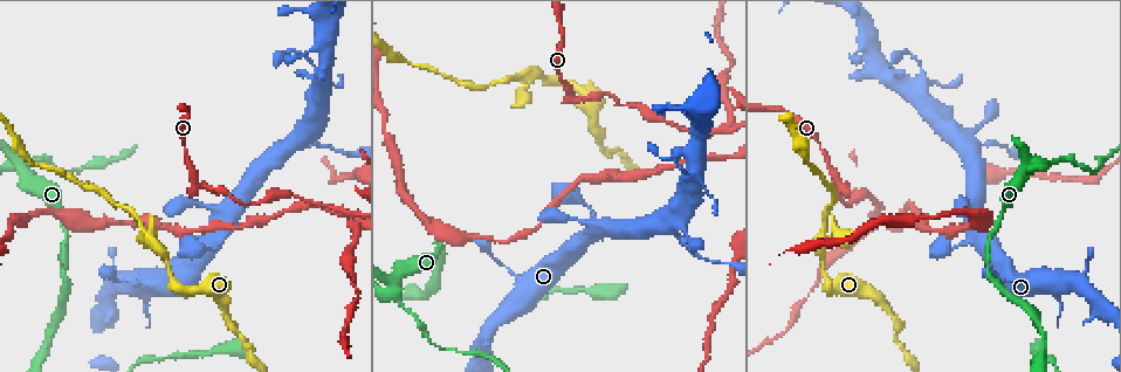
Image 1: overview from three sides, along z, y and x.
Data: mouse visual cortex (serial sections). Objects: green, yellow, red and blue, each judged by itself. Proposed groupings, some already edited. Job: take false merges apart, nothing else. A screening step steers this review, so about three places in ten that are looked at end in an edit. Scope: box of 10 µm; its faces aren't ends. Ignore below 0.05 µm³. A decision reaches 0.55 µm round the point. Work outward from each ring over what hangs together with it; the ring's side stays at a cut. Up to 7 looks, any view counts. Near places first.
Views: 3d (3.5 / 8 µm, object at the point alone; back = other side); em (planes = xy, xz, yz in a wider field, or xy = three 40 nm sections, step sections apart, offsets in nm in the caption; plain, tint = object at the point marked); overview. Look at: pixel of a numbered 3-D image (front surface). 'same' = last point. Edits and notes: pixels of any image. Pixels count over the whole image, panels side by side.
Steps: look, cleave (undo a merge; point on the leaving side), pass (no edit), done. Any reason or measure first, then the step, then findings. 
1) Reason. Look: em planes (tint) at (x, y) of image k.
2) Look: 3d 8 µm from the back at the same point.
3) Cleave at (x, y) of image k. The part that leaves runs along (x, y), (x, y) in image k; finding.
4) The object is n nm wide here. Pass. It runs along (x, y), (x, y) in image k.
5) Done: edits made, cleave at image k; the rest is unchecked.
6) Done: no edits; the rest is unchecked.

A fork. Look: 3d 8 µm at (152, 246) of image 1.

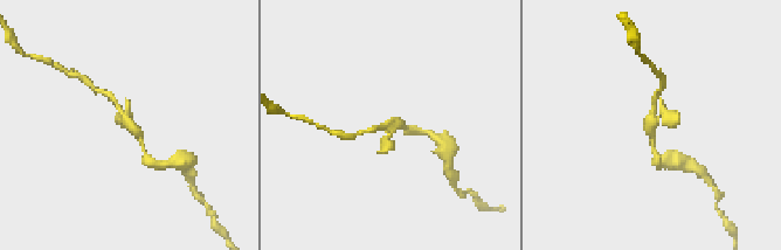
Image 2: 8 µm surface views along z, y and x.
Look: 3d 3.5 µm at the same point.

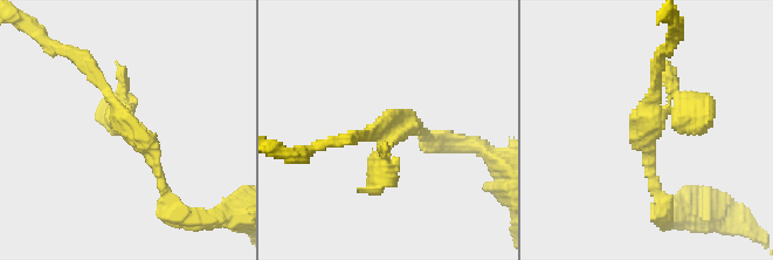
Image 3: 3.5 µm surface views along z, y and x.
Look: em xy step 5 (tint) at (387, 132) of image 3.

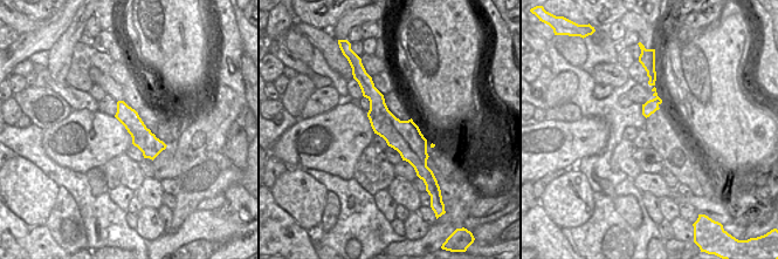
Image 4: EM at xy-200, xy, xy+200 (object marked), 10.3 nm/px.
Pass. It runs along (364, 86), (419, 170) in image 4; continuous, no second cell.

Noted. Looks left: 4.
Sharp bend. Look: 3d 3.5 µm at (194, 188) of image 1.

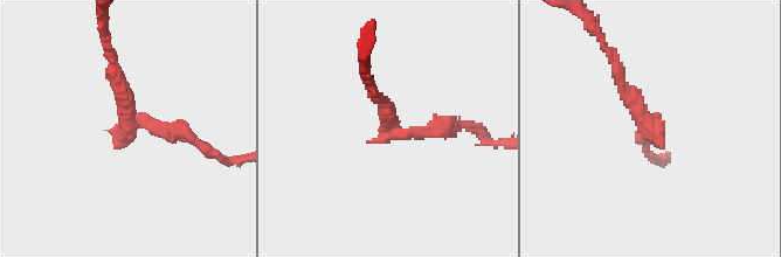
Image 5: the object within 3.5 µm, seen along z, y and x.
The arms are 200, 200 nm wide. Look: em xy step 3 (tint) at (129, 125) of image 5.

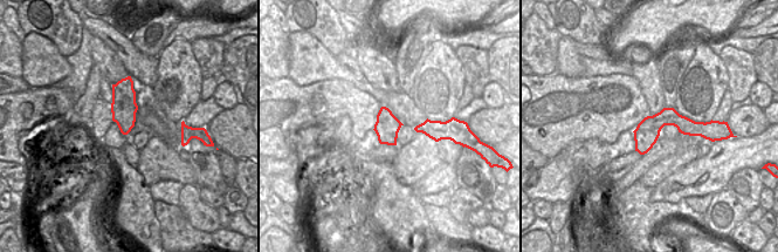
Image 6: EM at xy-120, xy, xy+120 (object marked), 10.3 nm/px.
The object is 260 nm wide here. Cleave at (442, 125) of image 5. A border runs along (637, 128), (655, 129), (659, 133) in image 6; a second cell is stuck on.

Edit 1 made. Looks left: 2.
Calibre changes. Look: 3d 8 µm at (689, 249) of image 1.

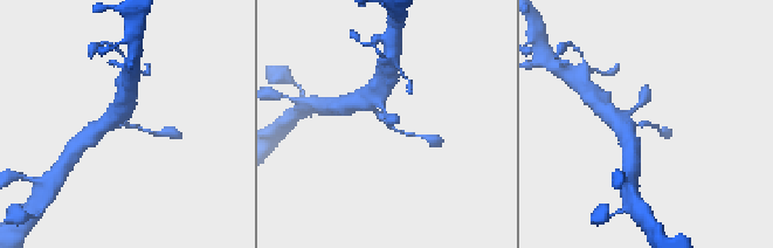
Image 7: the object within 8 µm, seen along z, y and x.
The arms are 100, 350 nm wide. Look: em xy step 1 (tint) at the same point.

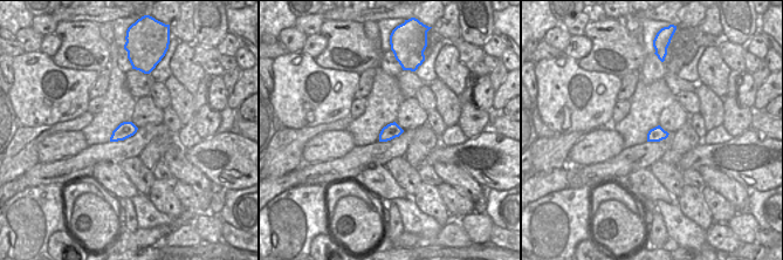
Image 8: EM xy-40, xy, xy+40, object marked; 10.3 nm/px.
The object is 160 nm wide here. Pass. It runs along (361, 98), (391, 128), (416, 135) in image 7; continuous, no second cell.

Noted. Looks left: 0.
Done: edits made, cleave at image 5; the rest is unchecked.

